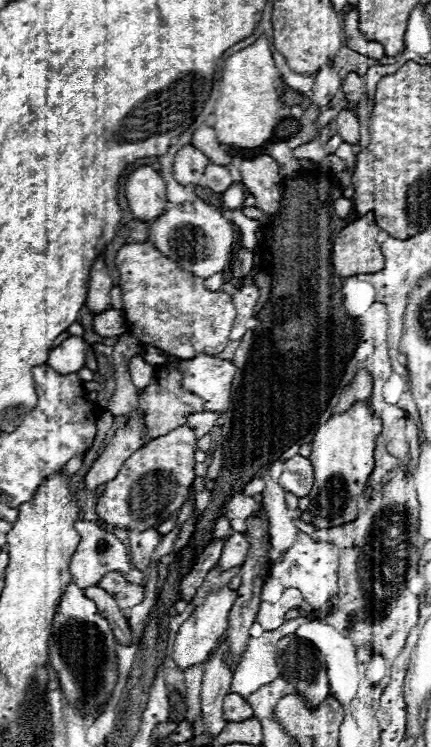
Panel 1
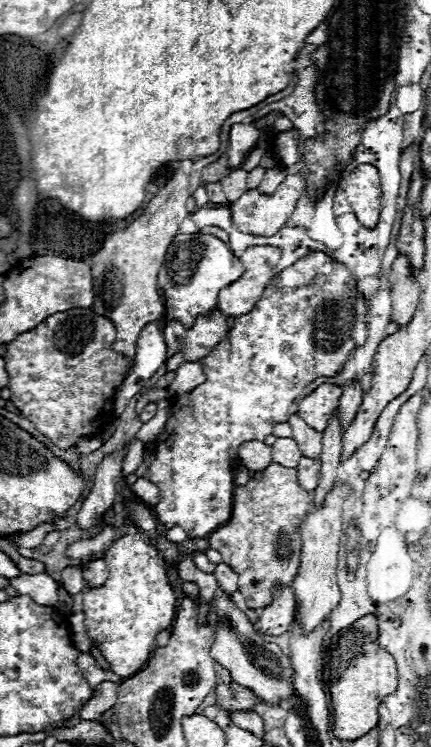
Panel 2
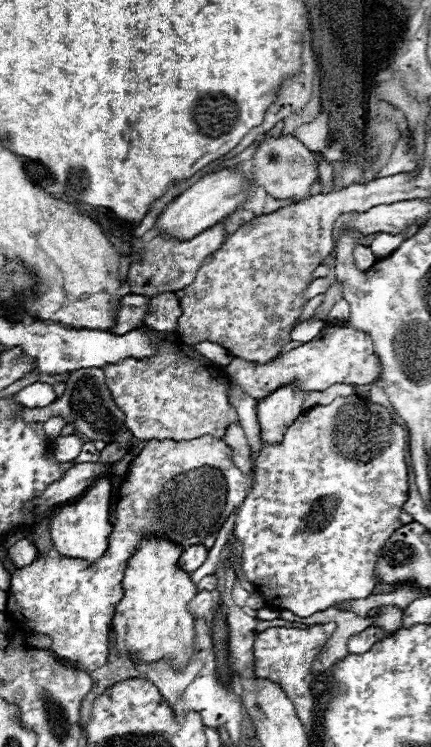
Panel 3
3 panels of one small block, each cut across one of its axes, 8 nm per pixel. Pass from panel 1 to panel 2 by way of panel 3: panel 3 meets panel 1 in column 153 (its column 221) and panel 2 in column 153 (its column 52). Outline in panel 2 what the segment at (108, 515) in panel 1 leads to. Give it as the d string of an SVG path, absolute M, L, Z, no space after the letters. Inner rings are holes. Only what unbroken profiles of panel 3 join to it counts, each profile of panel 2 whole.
M128 534L116 540L104 554L108 580L100 588L88 588L84 594L86 628L92 642L98 644L110 670L122 678L142 670L156 650L156 636L166 630L176 614L176 596L160 564L158 552L144 534Z

